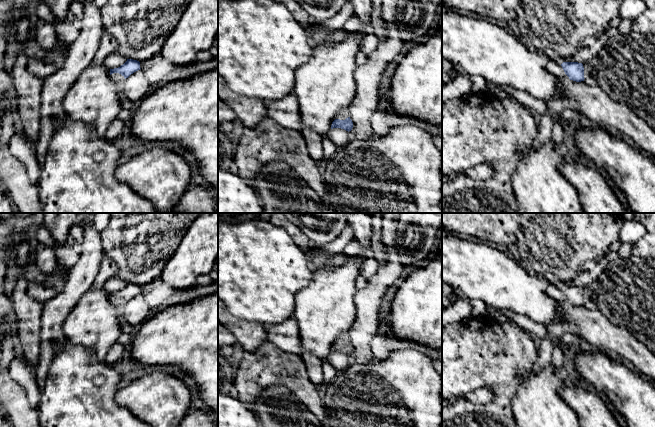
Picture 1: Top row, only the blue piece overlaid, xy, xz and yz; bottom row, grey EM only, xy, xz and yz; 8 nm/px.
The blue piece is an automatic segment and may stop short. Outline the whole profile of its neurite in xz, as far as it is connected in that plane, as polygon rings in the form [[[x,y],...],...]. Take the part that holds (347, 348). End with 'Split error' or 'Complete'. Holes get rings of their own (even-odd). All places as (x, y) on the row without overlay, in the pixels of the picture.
[[[344,331],[339,334],[337,342],[332,346],[331,353],[341,352],[346,355],[351,355],[353,352],[353,346],[349,341],[349,331]]]. Split error

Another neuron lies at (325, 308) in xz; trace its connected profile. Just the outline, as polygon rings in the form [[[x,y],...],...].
[[[363,247],[362,252],[356,256],[347,256],[341,253],[344,257],[344,263],[341,266],[325,268],[323,270],[315,270],[313,279],[303,288],[295,297],[294,317],[299,327],[300,341],[302,352],[310,352],[317,356],[322,361],[327,360],[331,353],[332,346],[337,343],[337,338],[340,333],[347,331],[356,320],[357,312],[355,306],[356,287],[355,282],[361,275],[362,267],[367,260],[366,249]]]

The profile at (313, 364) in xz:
[[[310,352],[301,353],[301,357],[306,365],[311,382],[321,390],[321,384],[323,383],[323,361]]]

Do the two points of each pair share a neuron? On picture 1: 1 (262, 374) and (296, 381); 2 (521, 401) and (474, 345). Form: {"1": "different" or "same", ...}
{"1": "same", "2": "different"}

